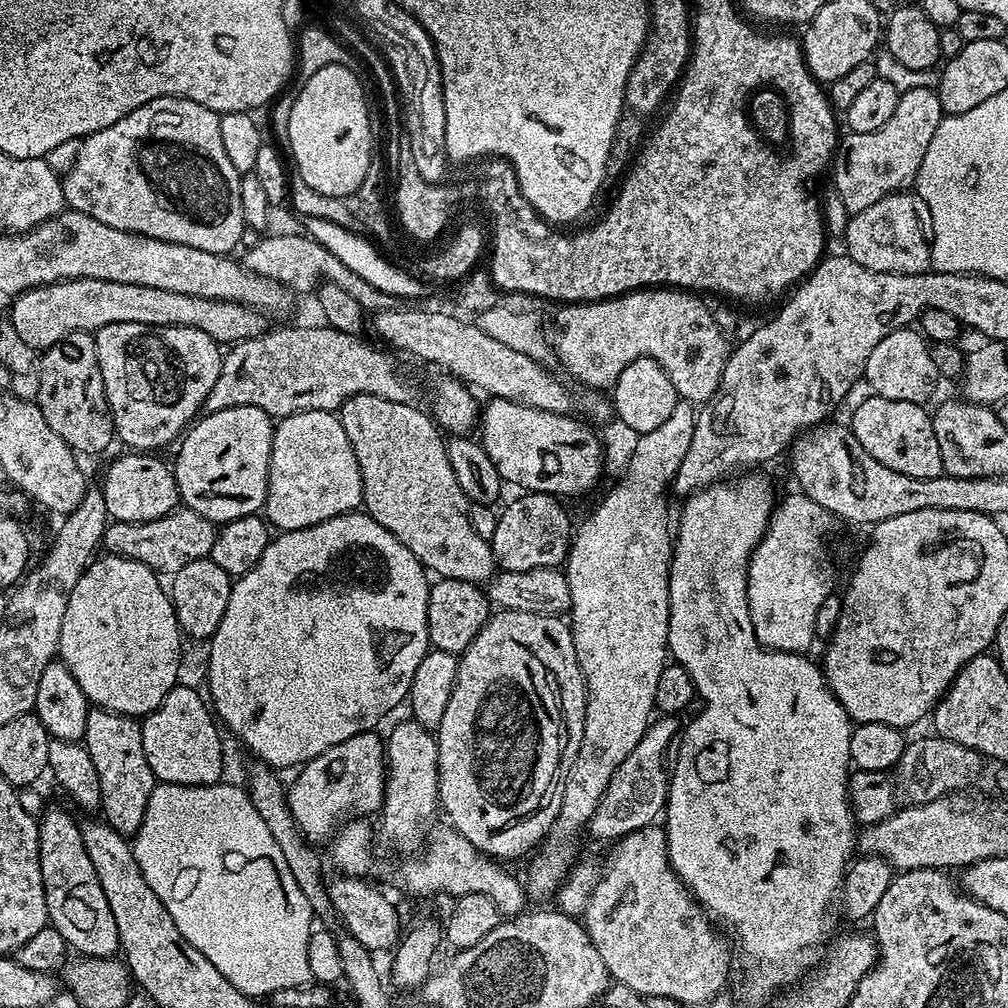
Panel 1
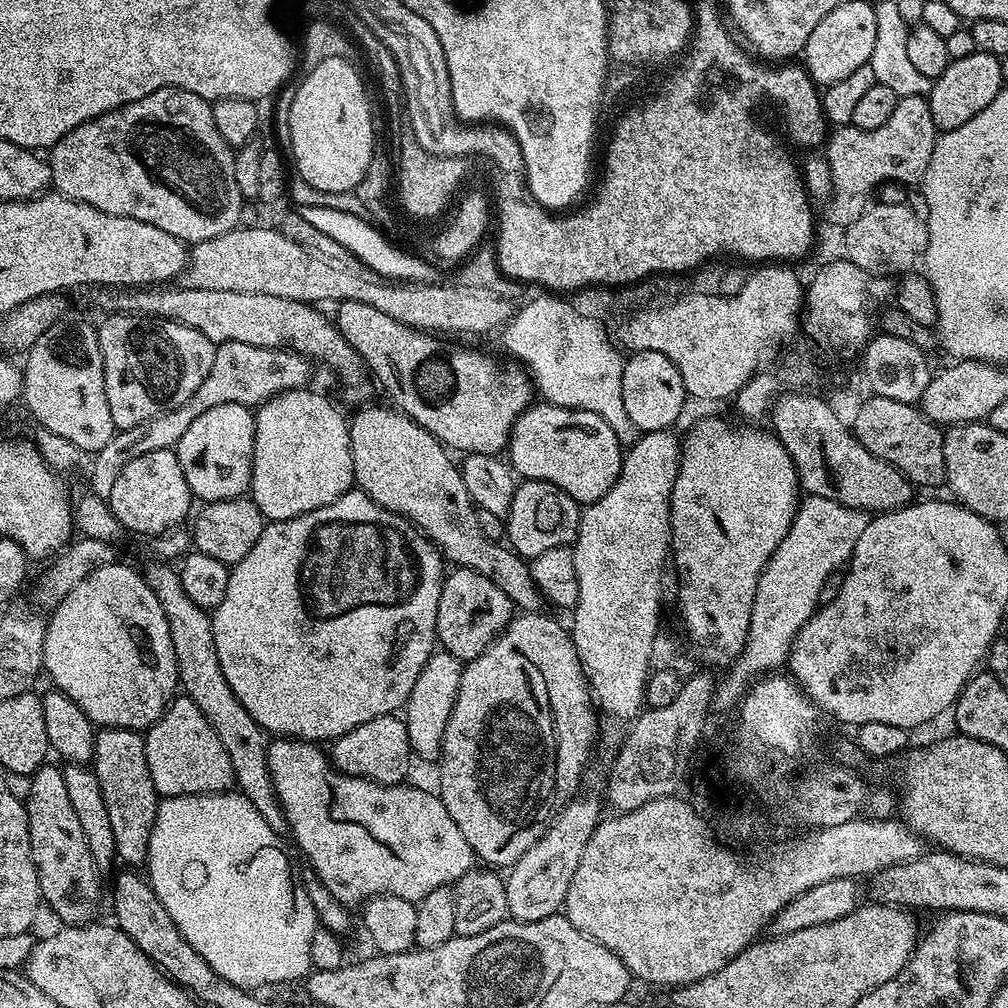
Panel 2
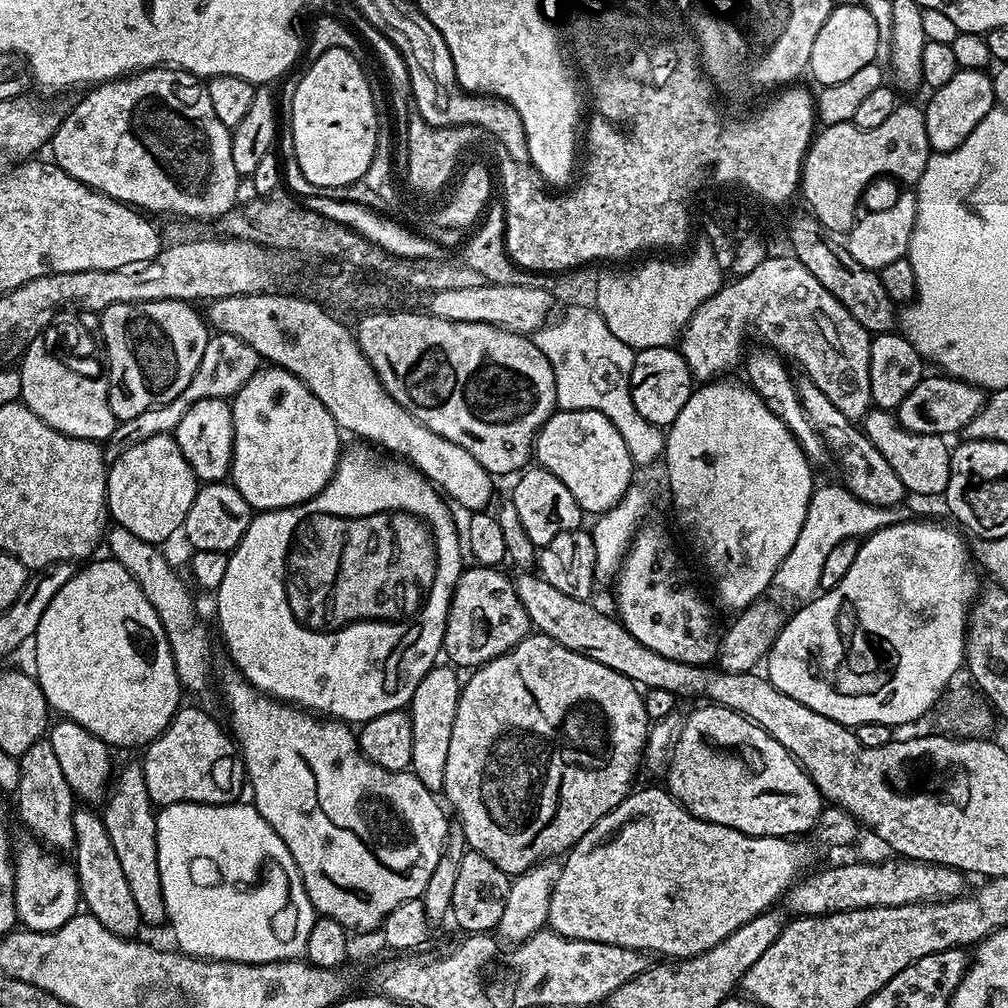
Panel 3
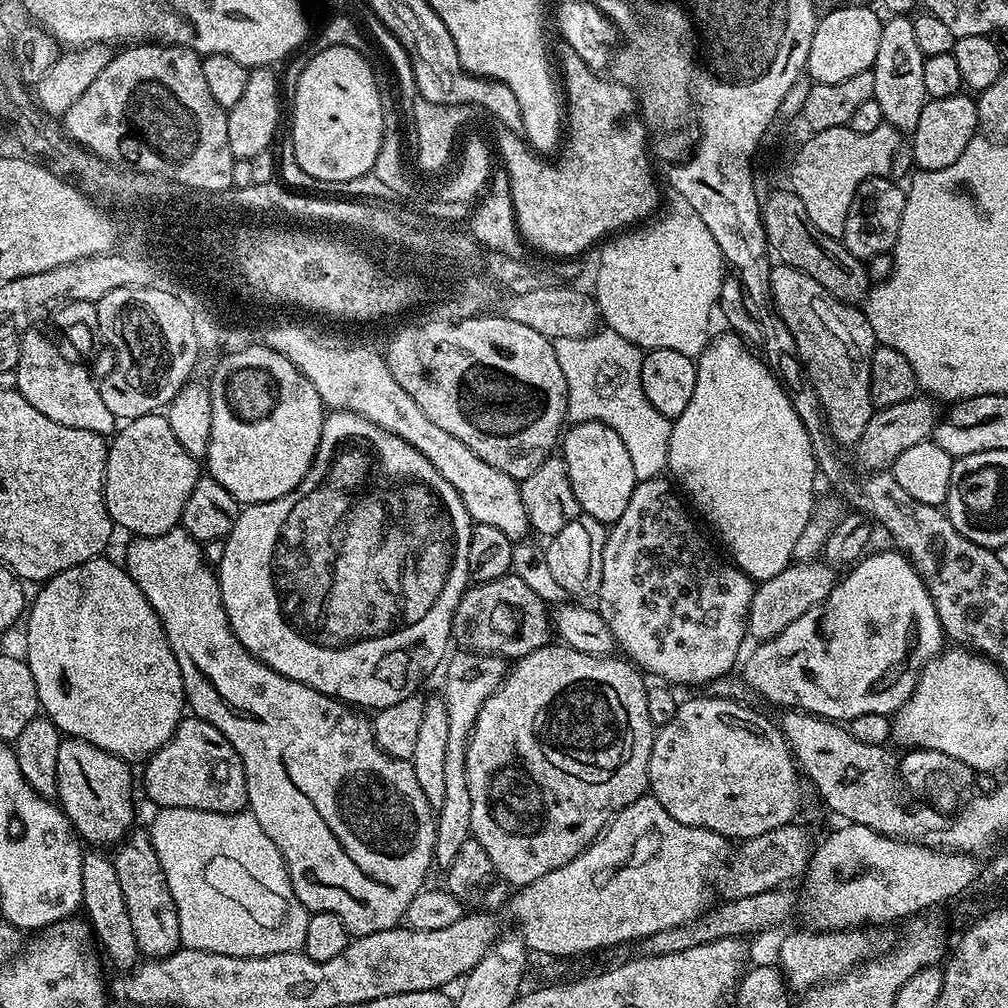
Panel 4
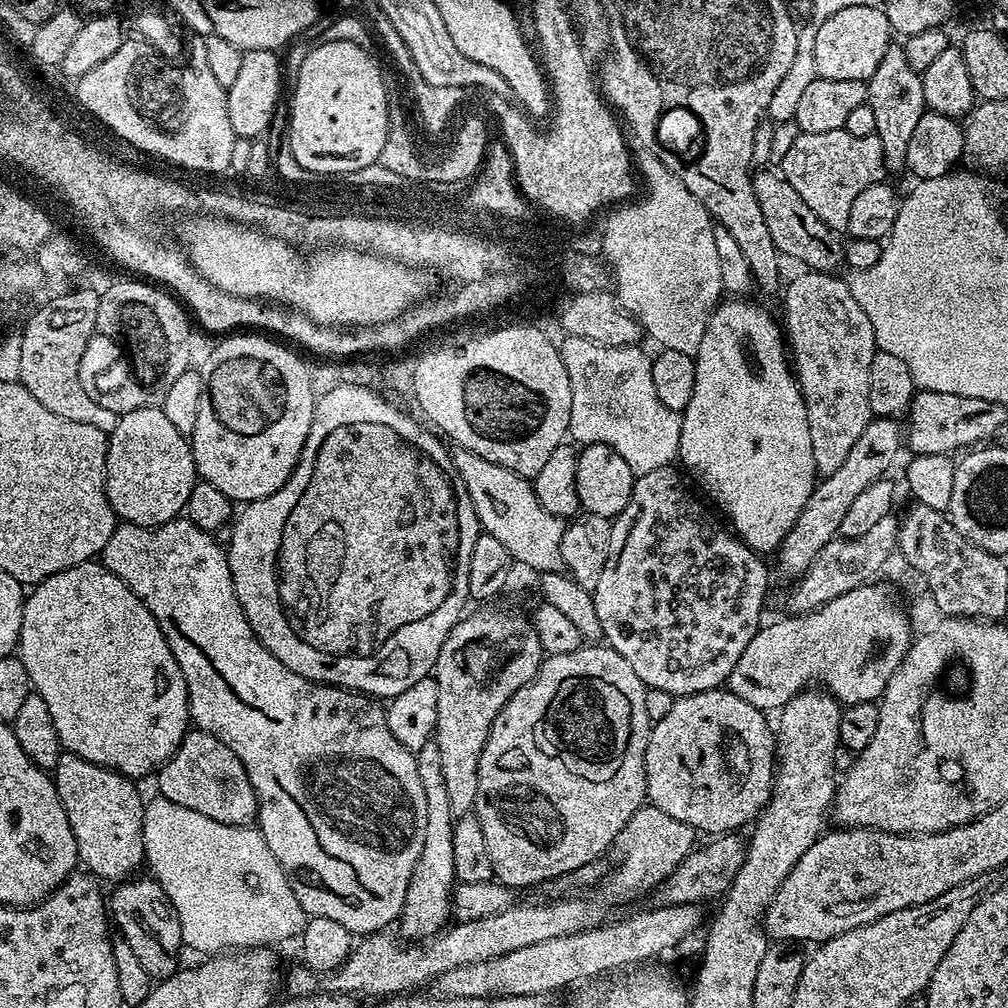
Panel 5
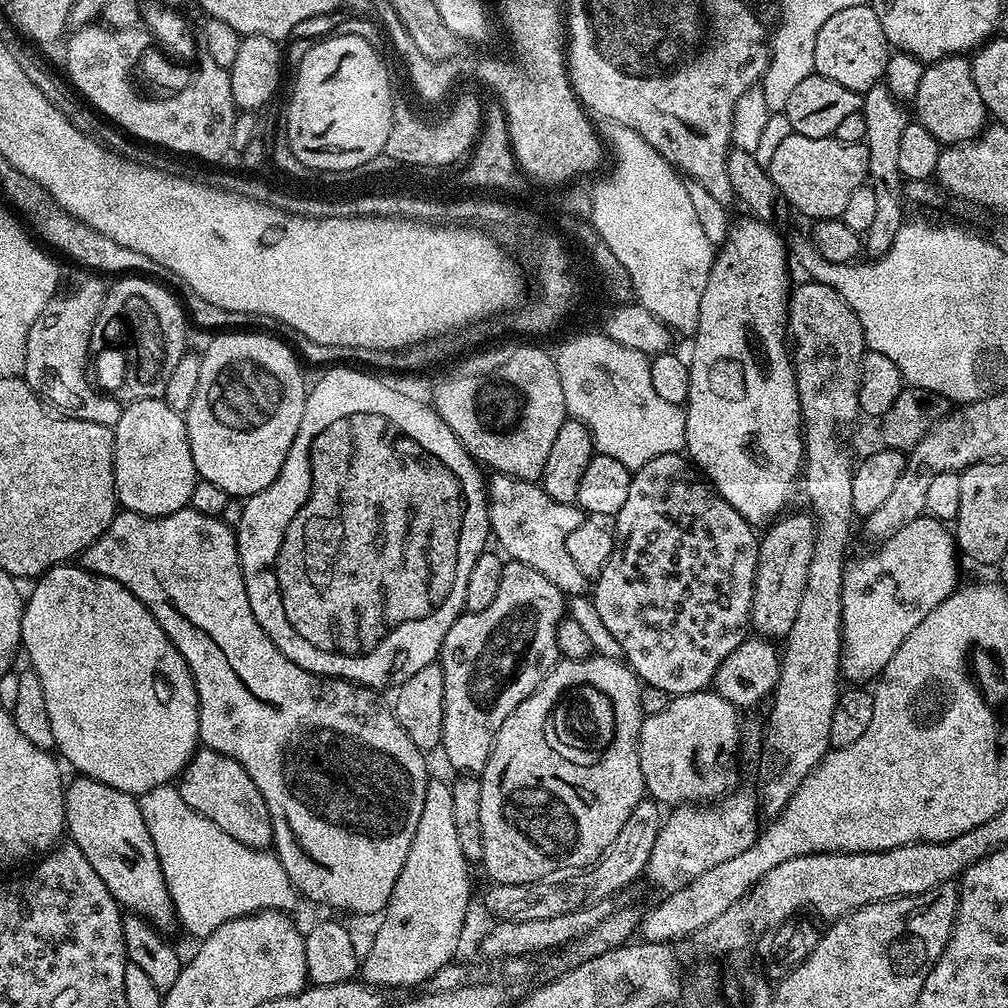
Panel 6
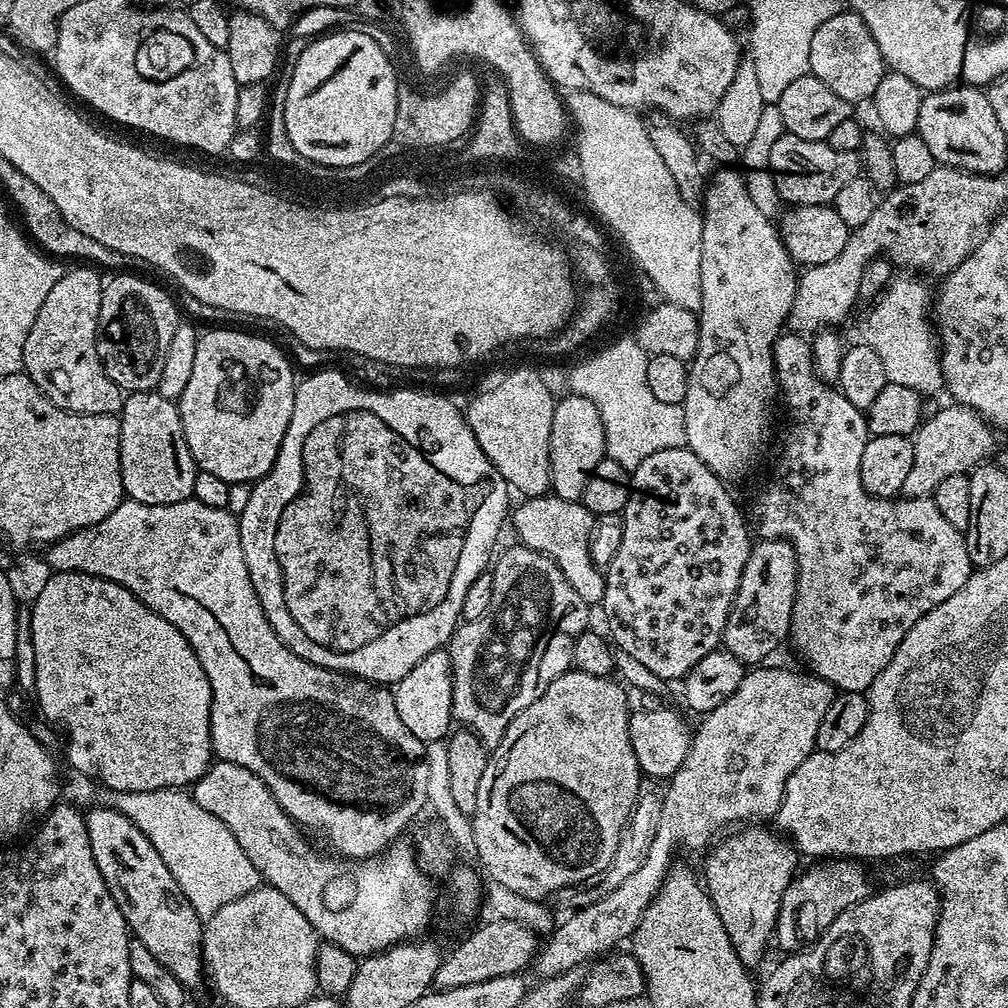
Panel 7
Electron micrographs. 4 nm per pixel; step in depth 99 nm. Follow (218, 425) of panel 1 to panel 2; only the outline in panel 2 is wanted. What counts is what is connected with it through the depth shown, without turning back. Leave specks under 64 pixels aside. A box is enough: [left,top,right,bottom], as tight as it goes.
[175,404,256,504]

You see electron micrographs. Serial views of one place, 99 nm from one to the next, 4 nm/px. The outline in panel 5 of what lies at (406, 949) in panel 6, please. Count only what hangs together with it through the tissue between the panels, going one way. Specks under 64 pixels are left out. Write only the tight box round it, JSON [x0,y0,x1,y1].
[398,739,457,942]

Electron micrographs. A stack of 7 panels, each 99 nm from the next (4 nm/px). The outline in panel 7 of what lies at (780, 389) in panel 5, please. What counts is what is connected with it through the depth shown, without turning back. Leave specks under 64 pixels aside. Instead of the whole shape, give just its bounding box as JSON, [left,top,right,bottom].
[682,166,798,482]

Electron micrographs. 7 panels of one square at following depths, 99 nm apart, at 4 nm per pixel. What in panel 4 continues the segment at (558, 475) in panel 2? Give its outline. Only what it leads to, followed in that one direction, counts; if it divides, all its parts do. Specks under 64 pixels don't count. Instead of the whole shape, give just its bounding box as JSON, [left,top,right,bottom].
[562,420,638,526]

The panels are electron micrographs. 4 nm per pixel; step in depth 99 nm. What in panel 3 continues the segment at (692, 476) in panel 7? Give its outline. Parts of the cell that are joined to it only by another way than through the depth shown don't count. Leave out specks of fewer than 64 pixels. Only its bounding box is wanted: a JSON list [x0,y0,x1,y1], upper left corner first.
[616,522,721,665]

